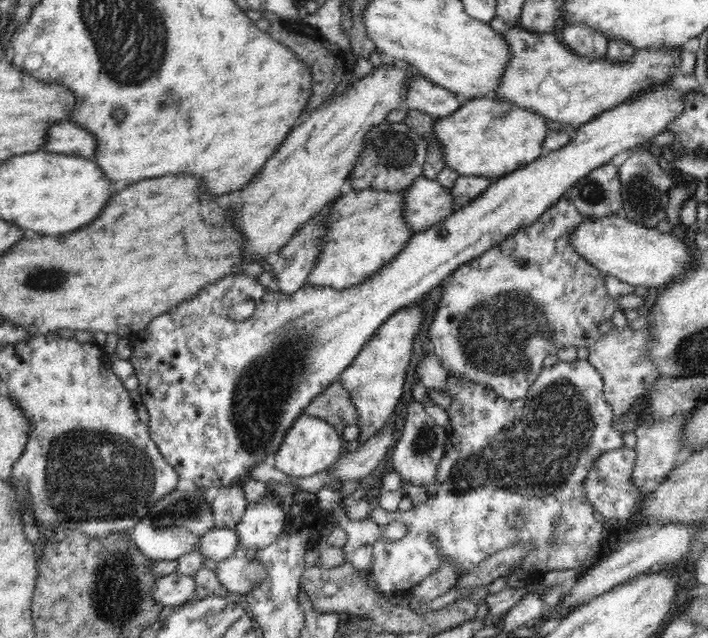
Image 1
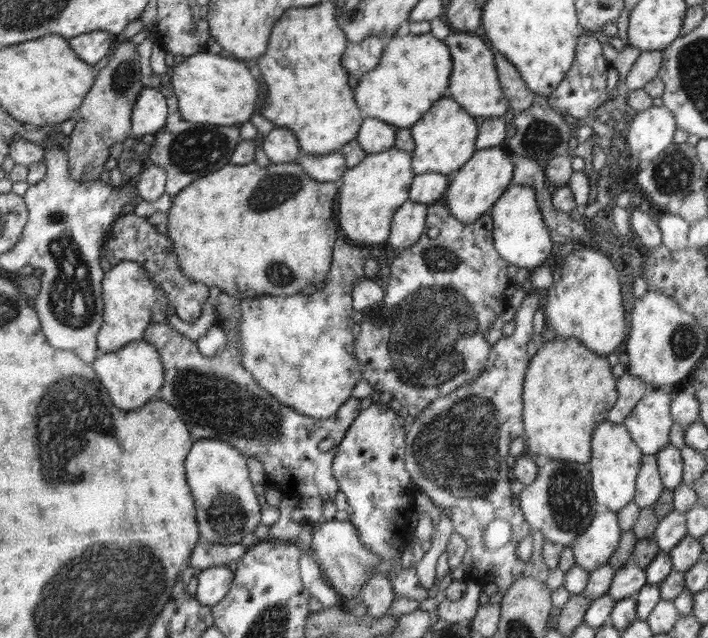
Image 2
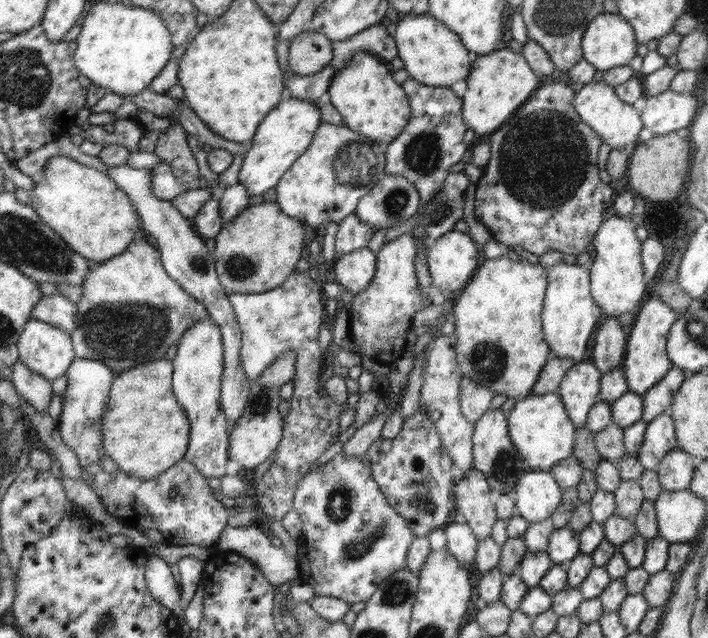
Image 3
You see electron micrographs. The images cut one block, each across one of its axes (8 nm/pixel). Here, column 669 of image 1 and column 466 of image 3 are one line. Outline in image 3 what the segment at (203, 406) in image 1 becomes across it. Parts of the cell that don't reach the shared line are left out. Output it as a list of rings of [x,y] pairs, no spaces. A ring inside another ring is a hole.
[[[499,48],[490,54],[478,55],[466,80],[467,92],[461,99],[464,123],[474,130],[477,138],[493,134],[535,93],[538,89],[538,78],[522,54],[510,48]]]

